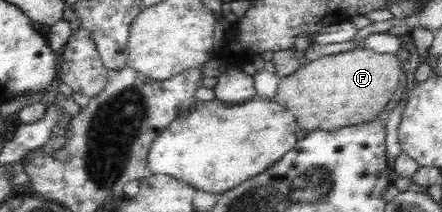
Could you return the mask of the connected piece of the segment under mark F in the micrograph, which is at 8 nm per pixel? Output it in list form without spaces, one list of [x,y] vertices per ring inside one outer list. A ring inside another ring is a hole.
[[[367,48],[326,55],[304,63],[293,75],[281,79],[275,101],[293,112],[300,131],[299,139],[313,130],[335,130],[364,124],[377,117],[395,95],[403,63],[396,56]]]

